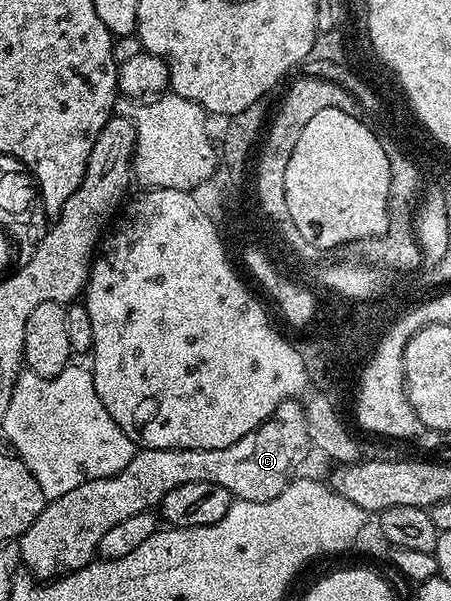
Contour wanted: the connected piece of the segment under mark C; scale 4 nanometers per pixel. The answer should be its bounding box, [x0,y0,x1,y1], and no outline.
[22,400,312,580]

